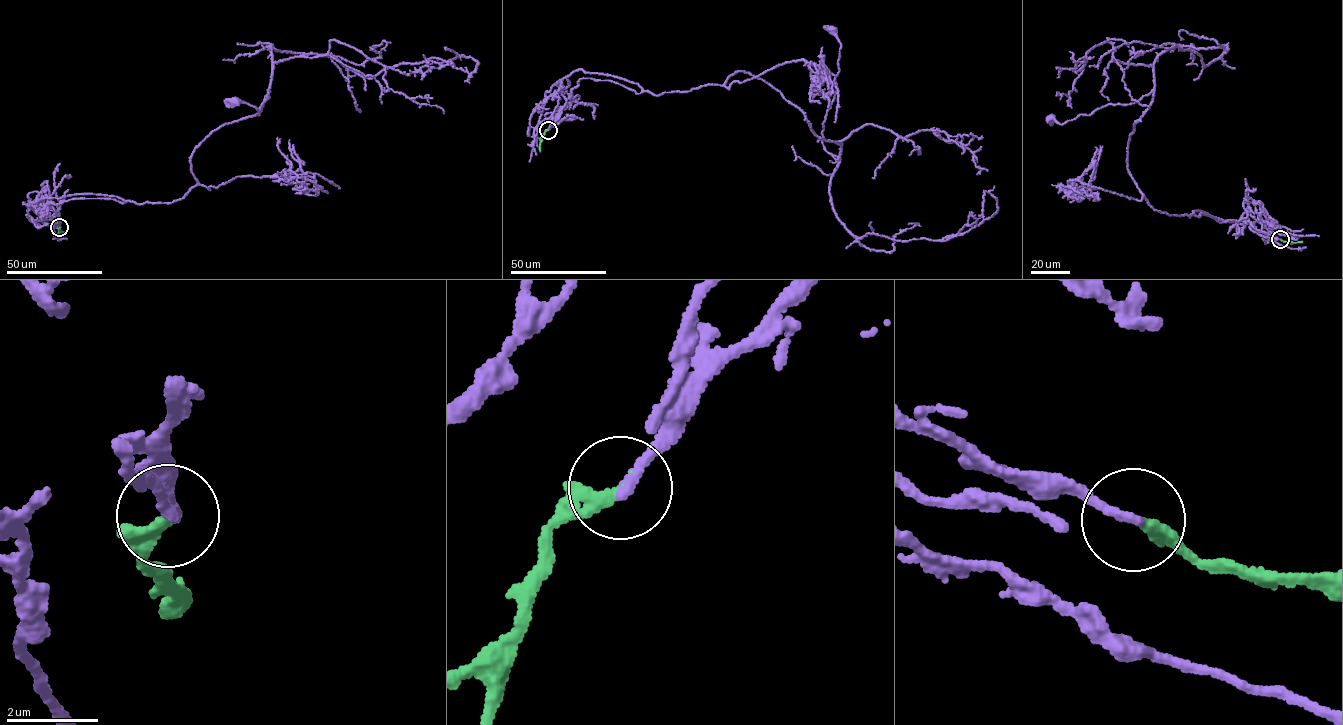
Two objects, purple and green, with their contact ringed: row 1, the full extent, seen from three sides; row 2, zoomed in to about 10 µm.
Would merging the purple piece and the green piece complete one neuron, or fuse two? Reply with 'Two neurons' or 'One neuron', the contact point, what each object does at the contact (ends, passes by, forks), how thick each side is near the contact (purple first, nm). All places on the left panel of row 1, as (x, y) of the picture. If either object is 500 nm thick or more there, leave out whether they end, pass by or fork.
One neuron. Place: (59, 227). At the ring purple ends. At the ring green ends. Thickness 220 nm (purple) against 280 nm

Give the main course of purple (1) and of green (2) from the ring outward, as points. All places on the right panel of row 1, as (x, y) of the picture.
1: (1280, 239), (1246, 217), (1222, 222), (1149, 205), (1126, 161), (1130, 135), (1152, 90), (1061, 124), (1049, 119)
2: (1280, 239), (1302, 241)

